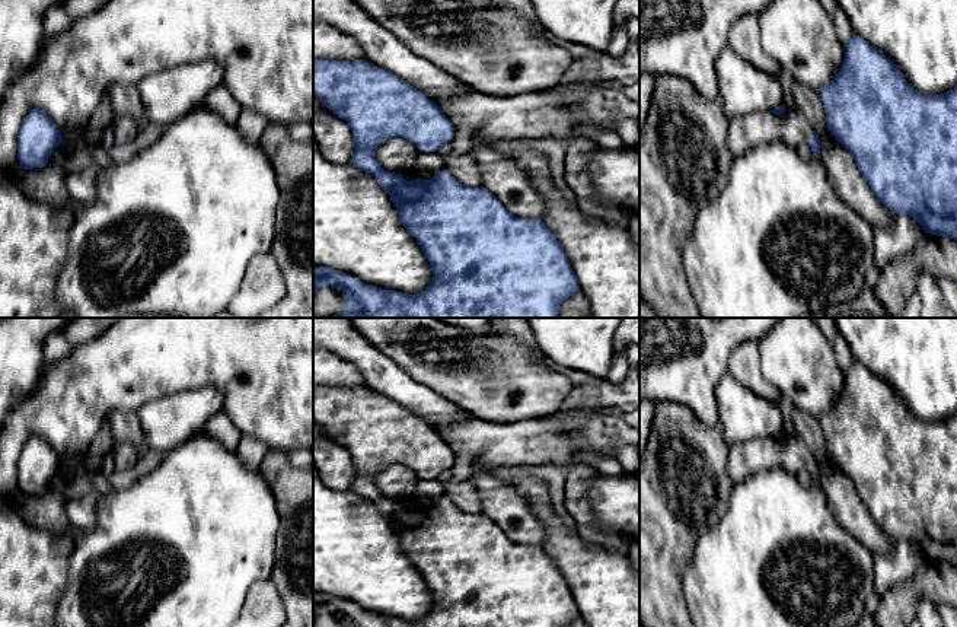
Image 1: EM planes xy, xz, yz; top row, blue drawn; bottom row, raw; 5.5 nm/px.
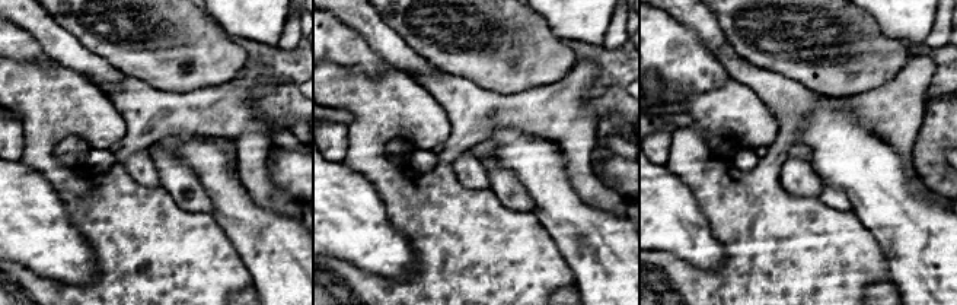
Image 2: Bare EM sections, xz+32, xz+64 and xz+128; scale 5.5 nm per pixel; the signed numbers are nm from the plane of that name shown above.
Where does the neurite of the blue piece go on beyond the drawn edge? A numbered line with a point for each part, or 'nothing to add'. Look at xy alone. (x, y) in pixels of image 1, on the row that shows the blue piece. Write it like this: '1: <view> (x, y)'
1: xy (125, 129)

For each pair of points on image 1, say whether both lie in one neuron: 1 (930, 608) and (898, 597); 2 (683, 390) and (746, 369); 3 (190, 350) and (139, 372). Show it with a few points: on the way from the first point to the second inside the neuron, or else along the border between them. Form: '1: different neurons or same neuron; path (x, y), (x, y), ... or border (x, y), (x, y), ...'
1: different neurons; border (937, 605), (922, 598), (915, 611)
2: different neurons; border (743, 341), (730, 353), (726, 372)
3: same neuron; path (176, 350), (160, 350), (152, 359)

